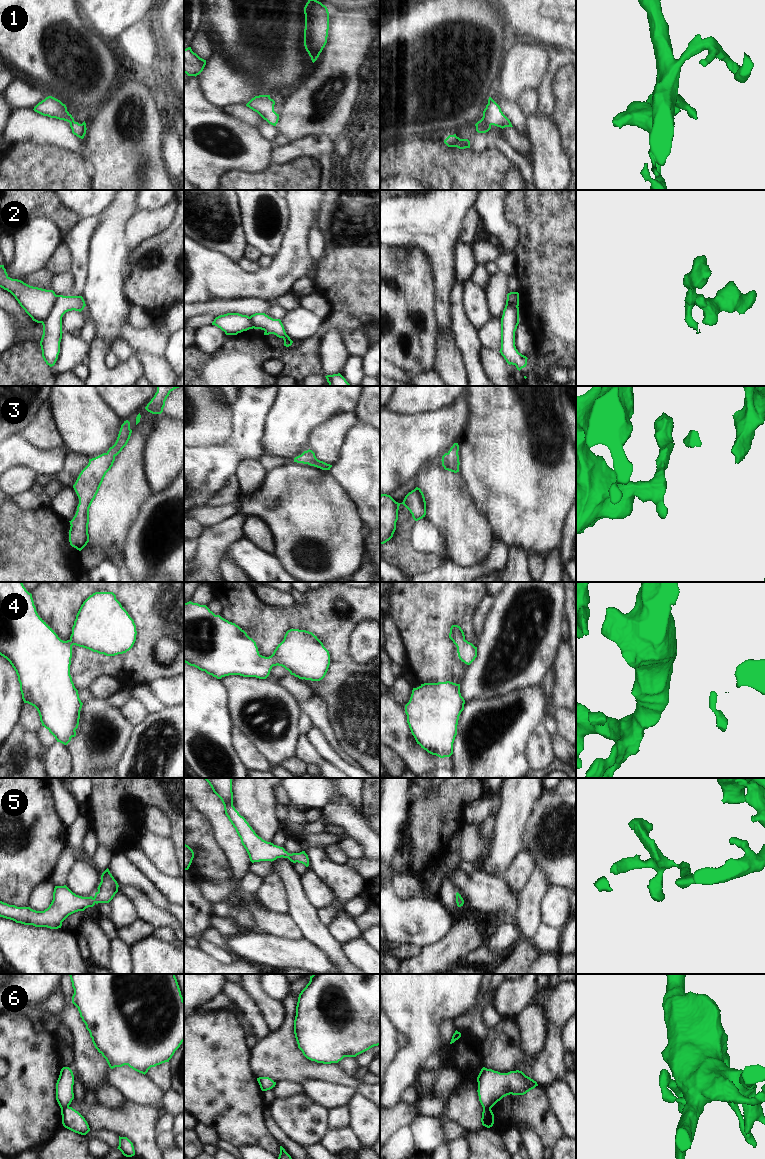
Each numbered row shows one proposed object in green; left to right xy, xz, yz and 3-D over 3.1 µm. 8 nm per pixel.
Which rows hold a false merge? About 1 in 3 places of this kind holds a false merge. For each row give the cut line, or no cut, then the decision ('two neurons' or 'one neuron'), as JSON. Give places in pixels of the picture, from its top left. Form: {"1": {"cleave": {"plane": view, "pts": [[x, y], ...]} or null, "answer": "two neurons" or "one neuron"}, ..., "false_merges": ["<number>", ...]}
{"1": {"cleave": {"plane": "yz", "pts": [[482, 118], [490, 125]]}, "answer": "two neurons"}, "2": {"cleave": {"plane": "xy", "pts": [[56, 295], [53, 305], [42, 323]]}, "answer": "two neurons"}, "3": {"cleave": null, "answer": "one neuron"}, "4": {"cleave": null, "answer": "one neuron"}, "5": {"cleave": null, "answer": "one neuron"}, "6": {"cleave": {"plane": "xy", "pts": [[68, 1106], [61, 1109]]}, "answer": "two neurons"}, "false_merges": ["1", "2", "6"]}

